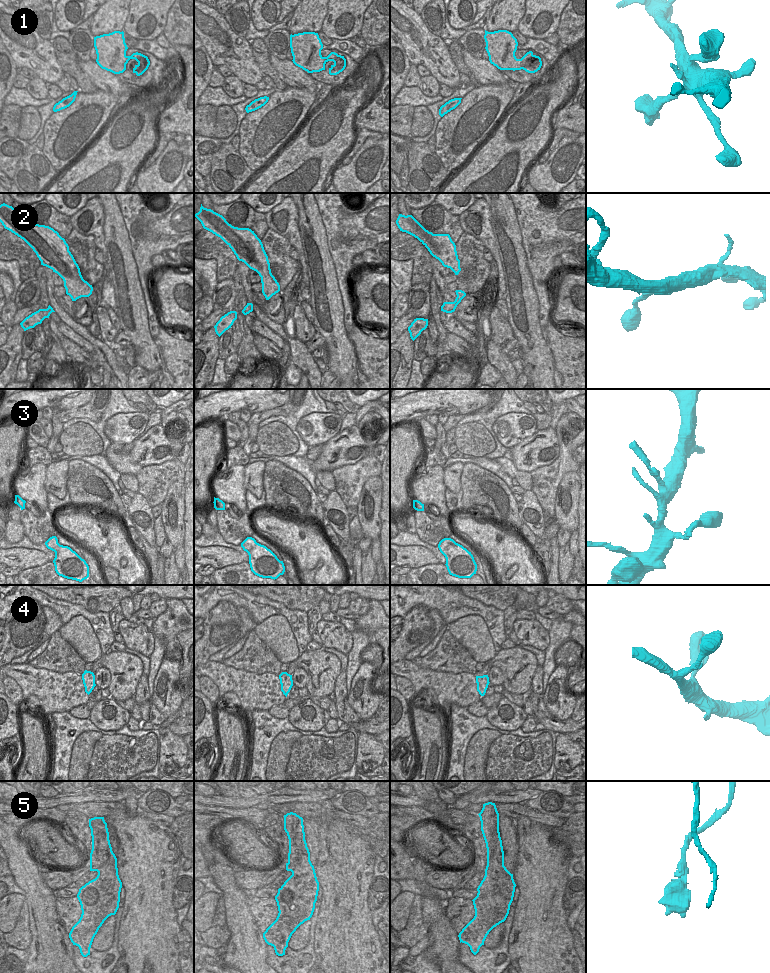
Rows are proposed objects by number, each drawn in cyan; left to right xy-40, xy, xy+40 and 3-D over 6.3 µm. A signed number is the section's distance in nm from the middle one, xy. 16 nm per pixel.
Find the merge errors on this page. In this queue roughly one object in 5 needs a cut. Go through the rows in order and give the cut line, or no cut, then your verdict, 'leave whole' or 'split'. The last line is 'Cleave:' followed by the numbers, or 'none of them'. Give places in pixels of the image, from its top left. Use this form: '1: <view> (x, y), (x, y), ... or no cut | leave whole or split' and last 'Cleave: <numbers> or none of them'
1: no cut | leave whole
2: no cut | leave whole
3: no cut | leave whole
4: no cut | leave whole
5: xy (309, 854), (303, 855), (299, 859), (299, 863), (291, 871) | split
Cleave: 5

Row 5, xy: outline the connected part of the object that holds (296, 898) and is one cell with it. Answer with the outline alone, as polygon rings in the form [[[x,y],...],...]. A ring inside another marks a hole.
[[[302,855],[299,859],[299,864],[291,872],[292,875],[278,889],[278,893],[275,896],[279,911],[278,916],[263,933],[265,942],[274,947],[278,956],[285,955],[285,950],[292,934],[301,924],[312,917],[319,891],[319,882],[314,866],[310,861],[310,855]]]

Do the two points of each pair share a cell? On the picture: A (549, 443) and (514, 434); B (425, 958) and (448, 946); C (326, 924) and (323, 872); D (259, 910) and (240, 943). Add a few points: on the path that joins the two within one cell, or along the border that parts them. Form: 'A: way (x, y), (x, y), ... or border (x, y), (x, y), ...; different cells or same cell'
A: border (535, 431), (510, 449); different cells
B: border (427, 948), (436, 956), (438, 962); different cells
C: way (330, 911), (330, 885); same cell
D: border (249, 900), (249, 911), (262, 934); different cells

